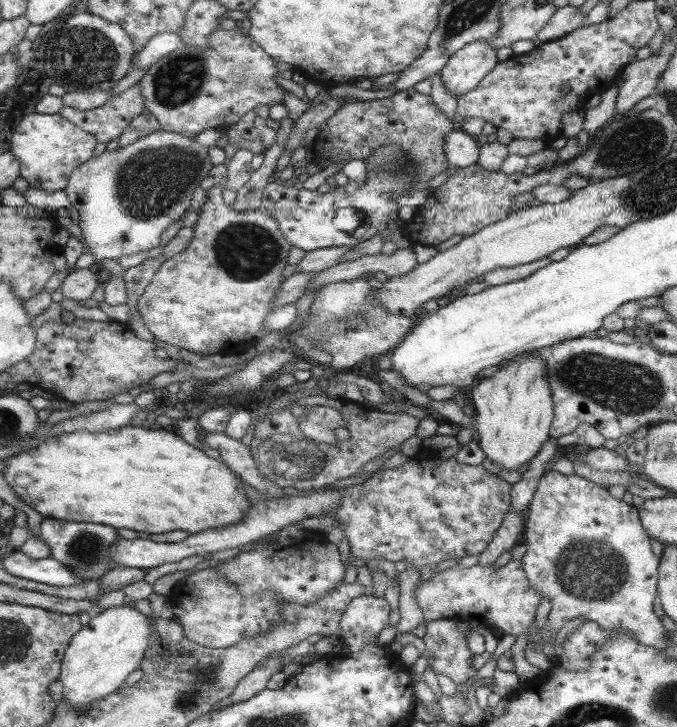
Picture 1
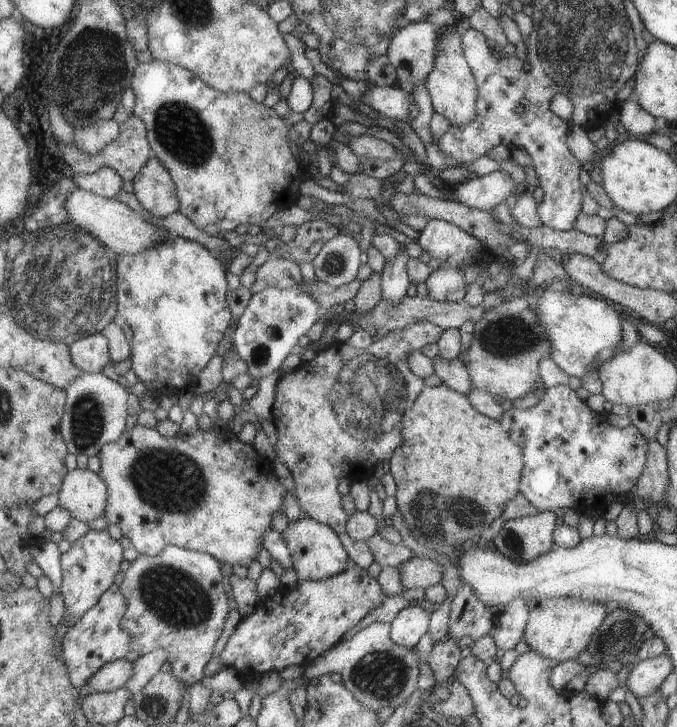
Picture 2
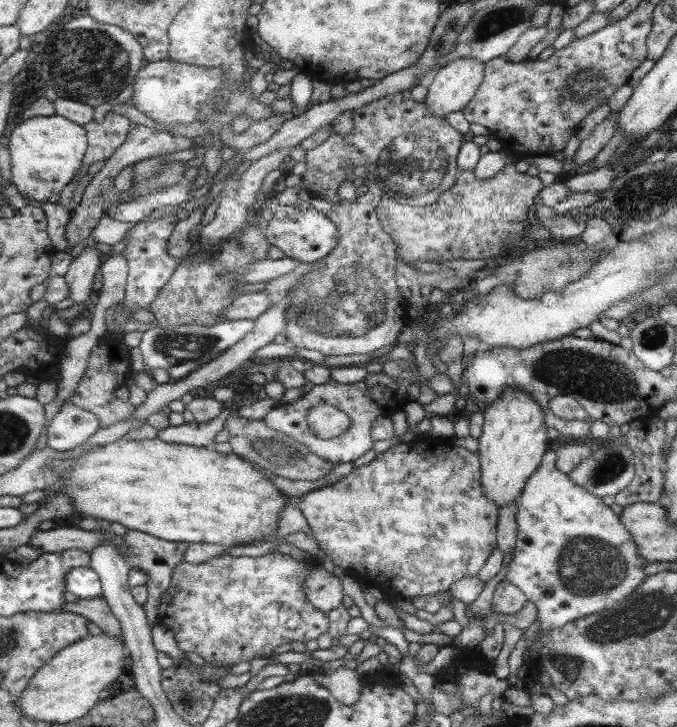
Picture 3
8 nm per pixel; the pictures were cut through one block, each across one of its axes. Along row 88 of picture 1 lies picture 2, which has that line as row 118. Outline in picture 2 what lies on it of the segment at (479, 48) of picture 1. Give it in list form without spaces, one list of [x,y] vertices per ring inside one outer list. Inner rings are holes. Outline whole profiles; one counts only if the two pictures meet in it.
[[[457,22],[453,26],[445,25],[442,33],[438,34],[438,39],[434,44],[434,63],[432,69],[427,73],[424,80],[424,87],[430,95],[432,110],[442,114],[451,125],[469,123],[477,115],[478,88],[474,80],[474,75],[465,64],[465,54],[462,49],[462,34],[457,29]]]

